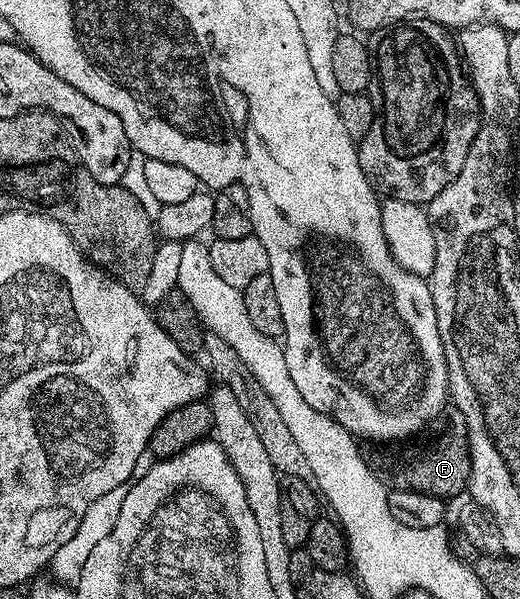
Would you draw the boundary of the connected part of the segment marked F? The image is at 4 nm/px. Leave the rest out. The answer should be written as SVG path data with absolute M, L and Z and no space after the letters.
M450 414L449 432L438 437L426 447L417 447L410 455L397 459L393 463L393 484L399 490L418 491L421 494L435 495L441 500L449 501L452 495L466 490L469 485L469 438L467 425L463 417Z

